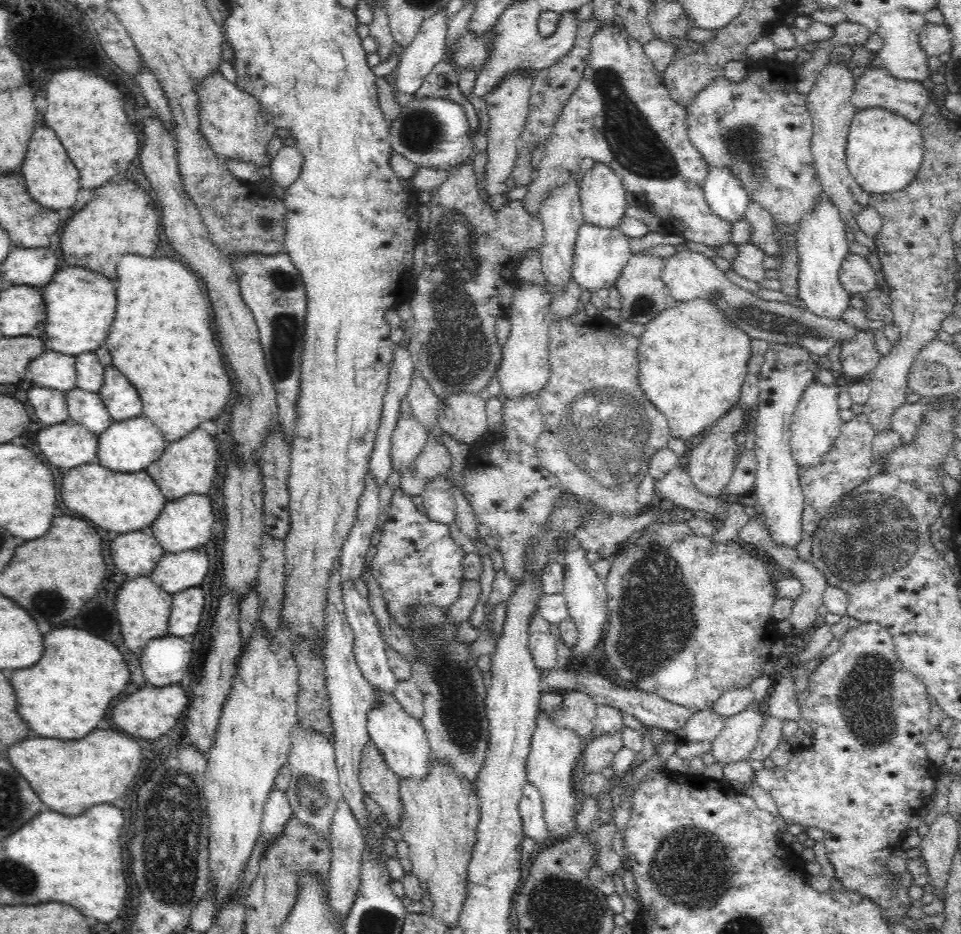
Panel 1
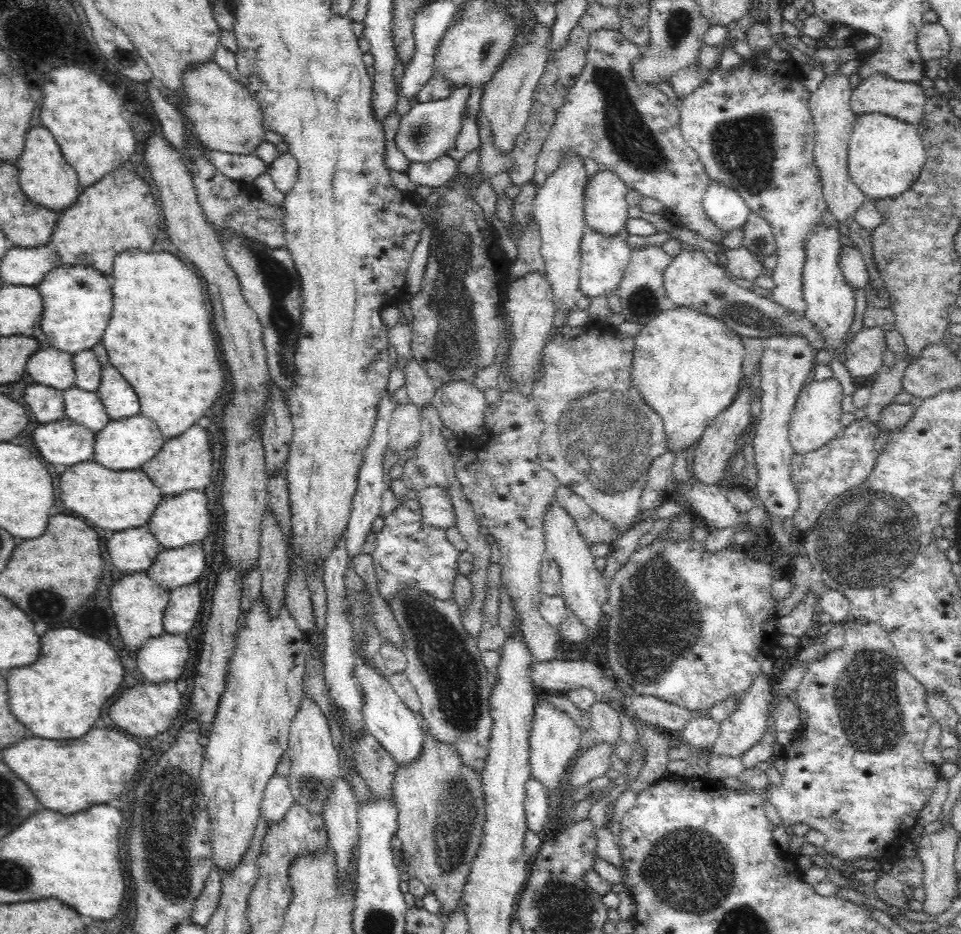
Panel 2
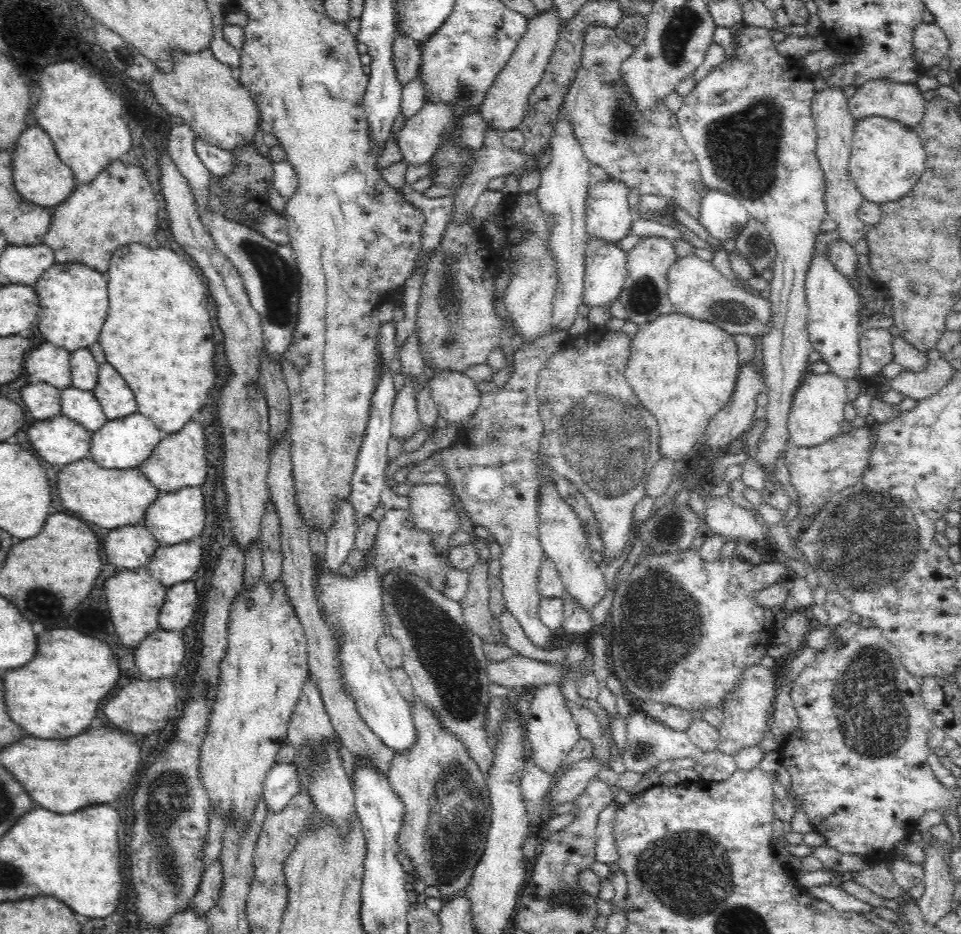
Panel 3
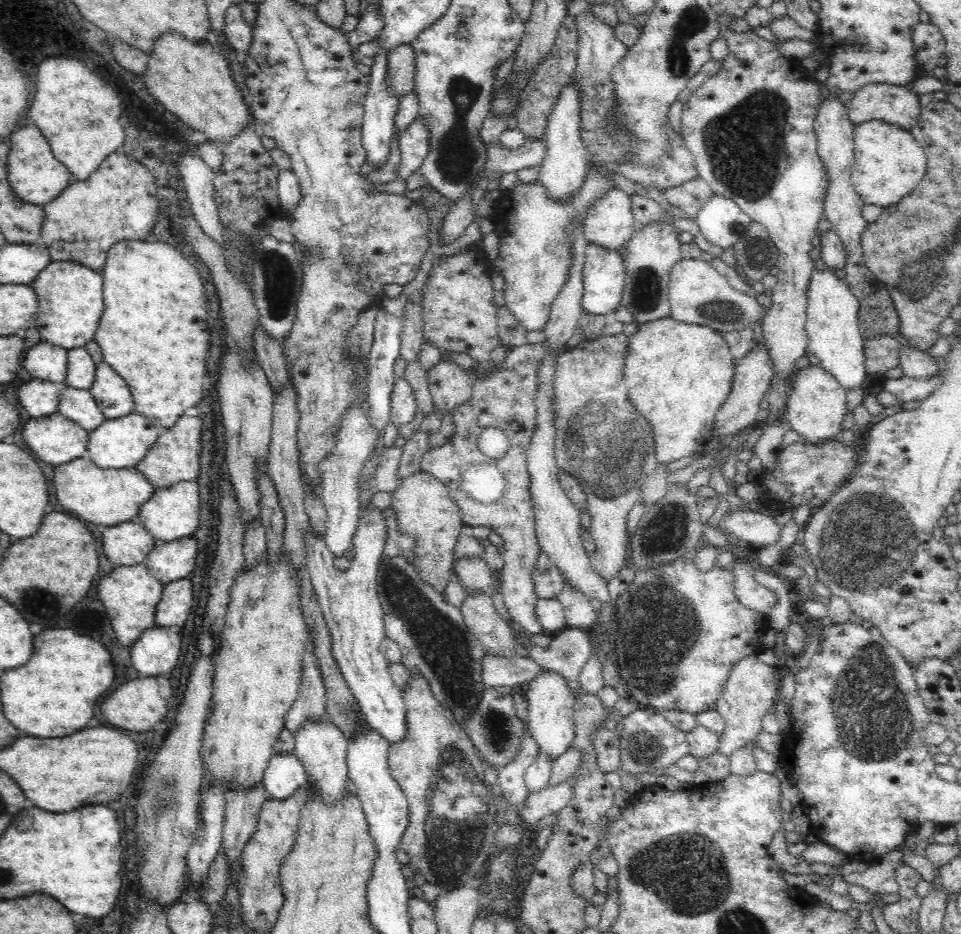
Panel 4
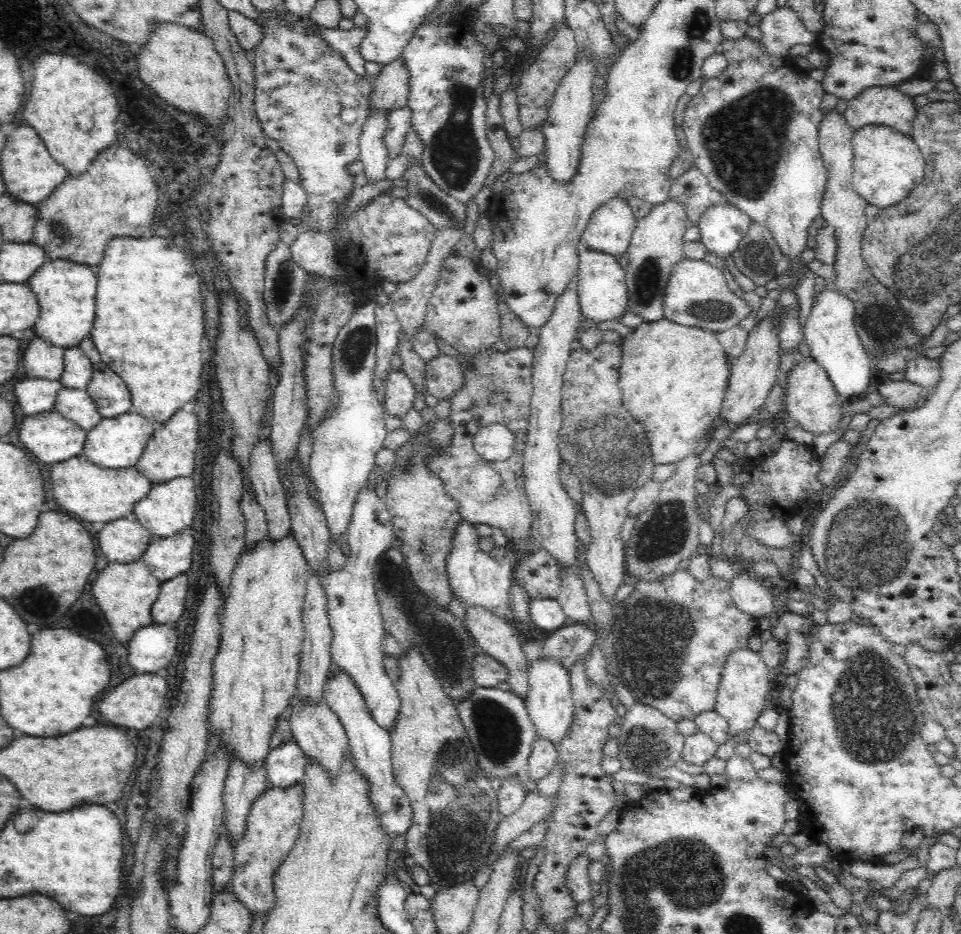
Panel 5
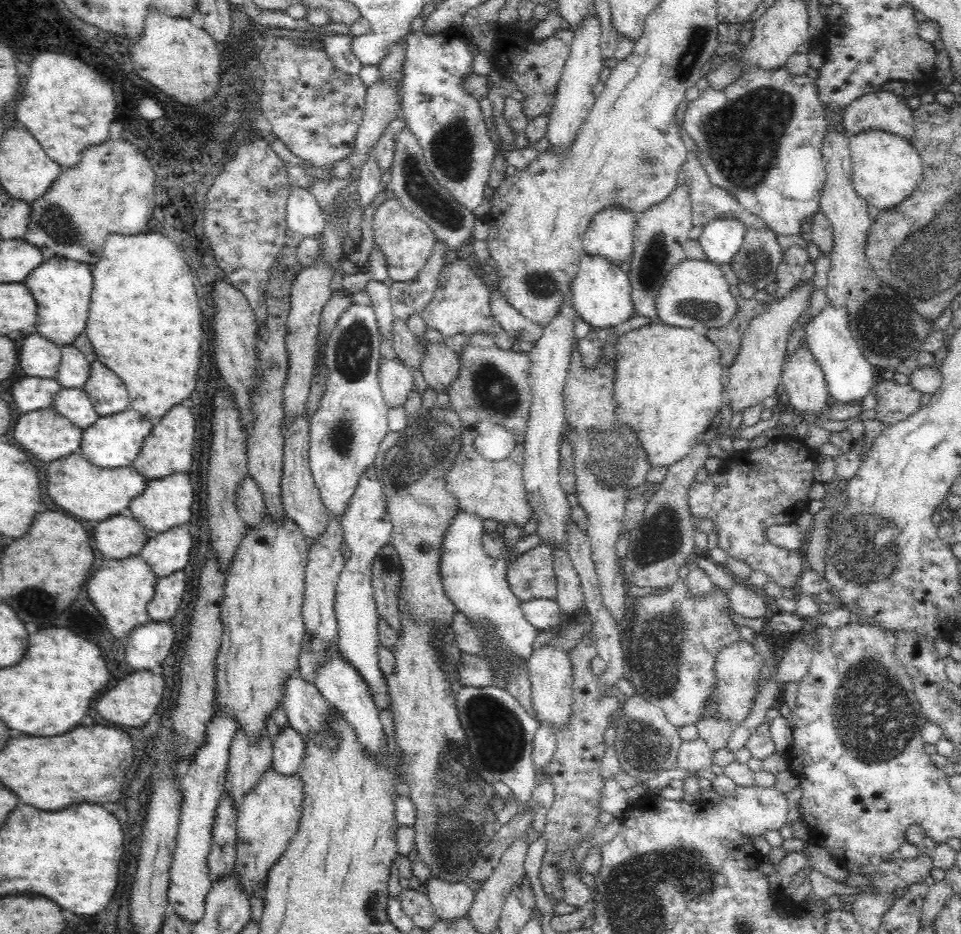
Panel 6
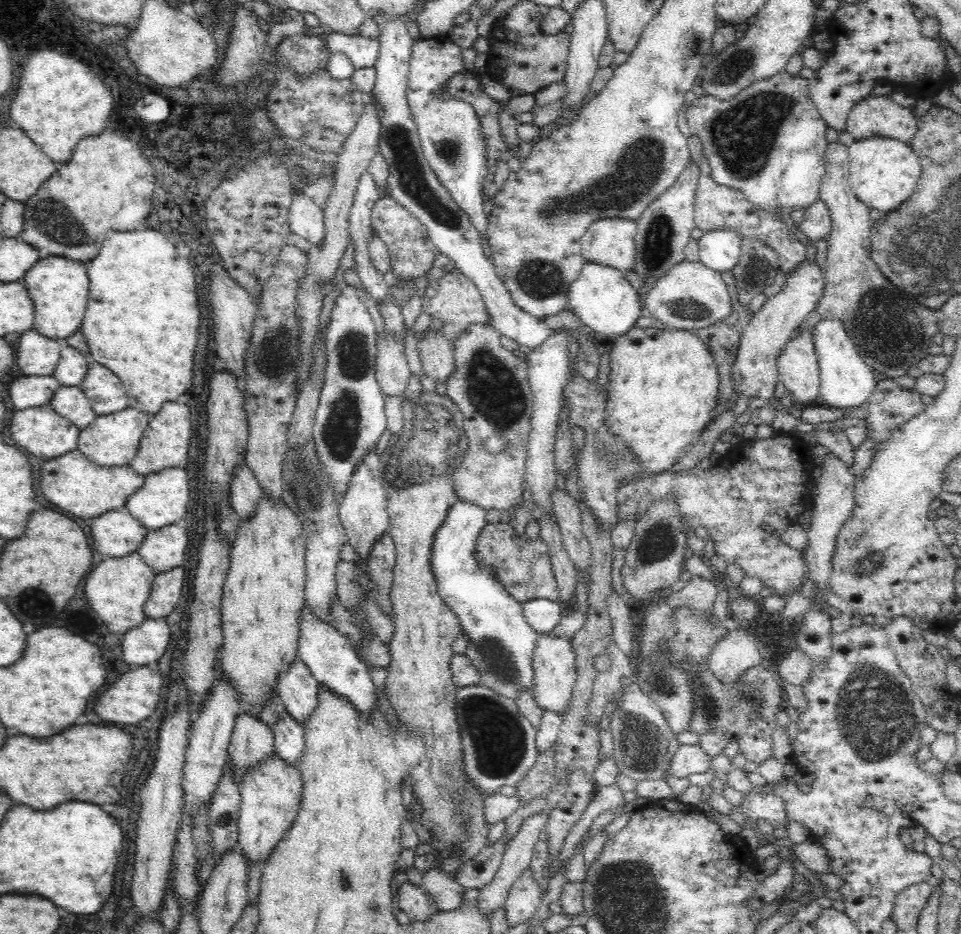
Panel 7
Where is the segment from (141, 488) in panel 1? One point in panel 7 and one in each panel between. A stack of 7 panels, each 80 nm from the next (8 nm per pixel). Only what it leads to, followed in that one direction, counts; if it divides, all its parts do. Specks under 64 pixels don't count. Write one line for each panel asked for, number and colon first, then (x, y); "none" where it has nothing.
2: (117, 500)
3: (110, 499)
4: (107, 497)
5: (91, 492)
6: (82, 489)
7: (71, 482)

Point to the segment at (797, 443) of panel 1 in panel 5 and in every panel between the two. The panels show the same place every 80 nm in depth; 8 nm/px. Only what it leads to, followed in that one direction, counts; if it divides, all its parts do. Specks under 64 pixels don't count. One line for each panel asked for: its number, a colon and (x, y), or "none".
2: (815, 420)
3: (816, 412)
4: (815, 407)
5: (810, 398)

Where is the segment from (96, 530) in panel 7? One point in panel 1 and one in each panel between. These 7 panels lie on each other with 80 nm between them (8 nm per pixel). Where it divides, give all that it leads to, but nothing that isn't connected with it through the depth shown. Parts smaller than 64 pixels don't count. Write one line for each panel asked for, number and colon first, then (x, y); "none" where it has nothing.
1: (138, 552)
2: (134, 550)
3: (131, 546)
4: (126, 544)
5: (122, 540)
6: (121, 536)

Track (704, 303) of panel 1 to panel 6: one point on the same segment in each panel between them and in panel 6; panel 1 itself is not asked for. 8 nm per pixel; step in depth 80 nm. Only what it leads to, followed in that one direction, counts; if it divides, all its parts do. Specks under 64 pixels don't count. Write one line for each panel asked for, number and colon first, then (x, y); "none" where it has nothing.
2: (687, 367)
3: (683, 371)
4: (678, 375)
5: (672, 378)
6: (668, 385)

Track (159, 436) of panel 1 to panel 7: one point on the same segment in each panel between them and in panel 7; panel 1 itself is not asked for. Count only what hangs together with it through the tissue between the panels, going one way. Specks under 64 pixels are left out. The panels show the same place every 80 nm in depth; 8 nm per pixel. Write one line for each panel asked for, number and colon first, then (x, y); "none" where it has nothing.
2: (122, 445)
3: (123, 443)
4: (123, 442)
5: (118, 442)
6: (114, 441)
7: (112, 440)

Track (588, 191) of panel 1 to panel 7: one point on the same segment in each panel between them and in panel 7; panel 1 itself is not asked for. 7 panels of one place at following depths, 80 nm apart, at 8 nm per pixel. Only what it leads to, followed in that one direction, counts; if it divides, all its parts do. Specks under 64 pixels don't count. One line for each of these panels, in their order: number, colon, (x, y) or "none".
2: (606, 211)
3: (608, 217)
4: (609, 223)
5: (610, 230)
6: (610, 235)
7: (611, 241)

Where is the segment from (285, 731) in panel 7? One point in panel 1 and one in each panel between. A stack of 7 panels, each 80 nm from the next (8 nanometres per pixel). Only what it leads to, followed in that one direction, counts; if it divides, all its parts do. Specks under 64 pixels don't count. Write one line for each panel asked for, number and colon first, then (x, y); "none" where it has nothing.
1: (277, 810)
2: (277, 799)
3: (282, 783)
4: (284, 774)
5: (285, 764)
6: (288, 746)

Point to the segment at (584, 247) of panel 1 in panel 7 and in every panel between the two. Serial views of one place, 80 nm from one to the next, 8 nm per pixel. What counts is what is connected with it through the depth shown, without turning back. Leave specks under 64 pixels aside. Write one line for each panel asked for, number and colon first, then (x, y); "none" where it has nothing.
2: (604, 258)
3: (605, 264)
4: (603, 271)
5: (602, 290)
6: (601, 293)
7: (601, 298)

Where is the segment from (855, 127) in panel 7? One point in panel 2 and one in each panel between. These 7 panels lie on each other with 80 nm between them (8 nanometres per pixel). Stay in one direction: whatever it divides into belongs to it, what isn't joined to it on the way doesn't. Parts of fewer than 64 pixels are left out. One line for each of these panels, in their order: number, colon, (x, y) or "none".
2: (879, 93)
3: (904, 103)
4: (894, 104)
5: (874, 105)
6: (885, 110)

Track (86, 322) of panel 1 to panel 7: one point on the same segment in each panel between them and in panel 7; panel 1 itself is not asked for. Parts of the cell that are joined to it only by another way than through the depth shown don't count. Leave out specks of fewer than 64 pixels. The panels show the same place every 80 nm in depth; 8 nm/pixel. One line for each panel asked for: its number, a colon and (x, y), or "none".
2: (77, 300)
3: (73, 299)
4: (70, 297)
5: (65, 291)
6: (62, 288)
7: (58, 287)

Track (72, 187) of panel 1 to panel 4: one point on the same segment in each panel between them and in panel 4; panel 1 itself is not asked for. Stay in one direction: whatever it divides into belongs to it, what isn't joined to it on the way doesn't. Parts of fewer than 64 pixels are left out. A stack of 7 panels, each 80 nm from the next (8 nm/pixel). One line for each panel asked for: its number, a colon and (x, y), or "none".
2: (45, 179)
3: (40, 177)
4: (33, 173)

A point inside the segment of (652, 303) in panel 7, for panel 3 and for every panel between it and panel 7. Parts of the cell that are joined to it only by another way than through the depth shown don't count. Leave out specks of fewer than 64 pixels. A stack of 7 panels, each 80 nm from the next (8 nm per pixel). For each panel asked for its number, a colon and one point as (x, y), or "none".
3: (694, 285)
4: (698, 294)
5: (697, 295)
6: (695, 295)

